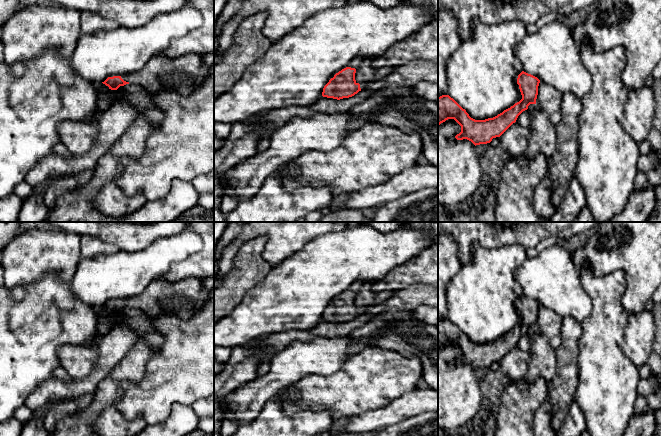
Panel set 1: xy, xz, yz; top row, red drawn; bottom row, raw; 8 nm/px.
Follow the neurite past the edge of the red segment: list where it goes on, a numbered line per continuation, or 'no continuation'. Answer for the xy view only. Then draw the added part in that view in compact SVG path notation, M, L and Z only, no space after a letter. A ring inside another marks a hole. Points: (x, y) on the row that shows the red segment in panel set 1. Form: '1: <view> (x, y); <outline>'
1: xy (184, 74); M161 53L153 56L139 71L121 78L142 86L151 95L172 91L187 96L204 84L209 73L210 67L204 63L200 54L168 57Z

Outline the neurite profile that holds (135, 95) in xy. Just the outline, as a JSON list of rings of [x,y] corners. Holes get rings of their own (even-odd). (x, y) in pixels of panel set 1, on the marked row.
[[[99,83],[97,94],[100,106],[103,108],[124,100],[152,124],[160,124],[164,119],[164,112],[152,102],[152,95],[140,85],[129,83],[117,90],[111,90],[105,84]]]

